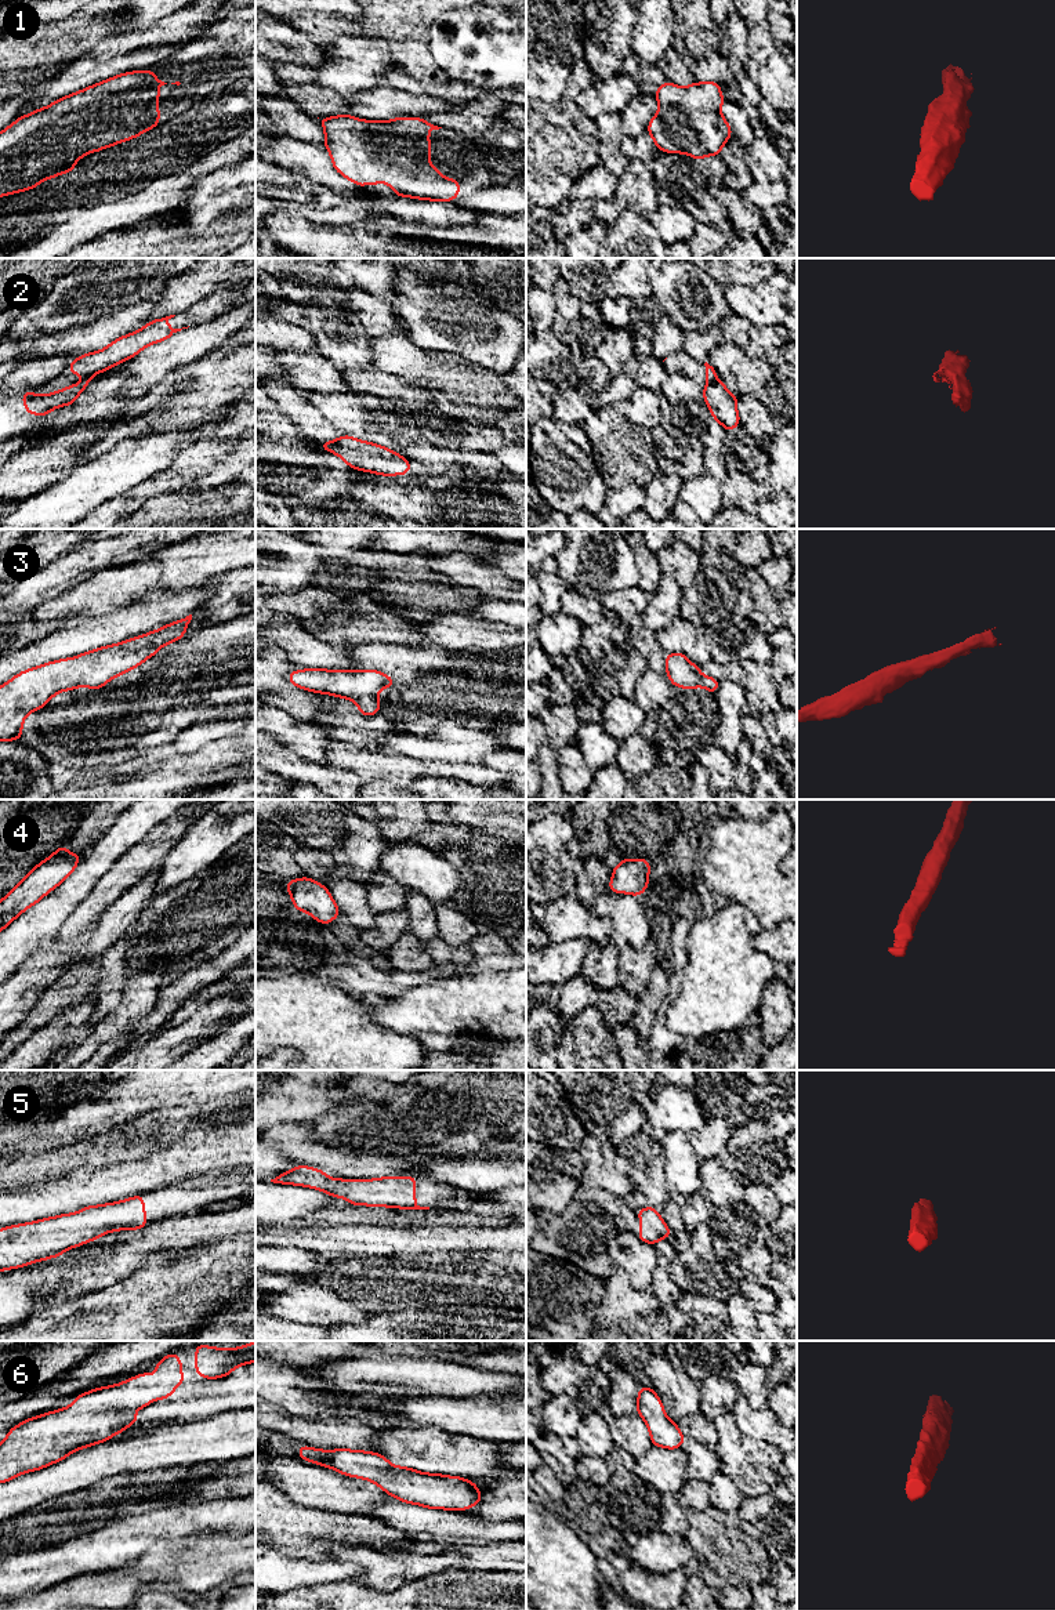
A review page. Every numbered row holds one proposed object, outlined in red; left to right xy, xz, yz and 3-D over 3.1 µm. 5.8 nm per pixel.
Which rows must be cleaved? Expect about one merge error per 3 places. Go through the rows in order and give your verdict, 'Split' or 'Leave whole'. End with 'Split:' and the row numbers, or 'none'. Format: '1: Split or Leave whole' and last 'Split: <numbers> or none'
1: Leave whole
2: Split
3: Leave whole
4: Leave whole
5: Leave whole
6: Leave whole
Split: 2

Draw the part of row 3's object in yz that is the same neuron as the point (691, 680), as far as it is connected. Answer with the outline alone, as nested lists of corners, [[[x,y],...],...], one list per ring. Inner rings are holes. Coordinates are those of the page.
[[[681,652],[666,654],[666,674],[674,686],[682,689],[695,689],[703,686],[710,693],[715,693],[719,682],[718,679],[700,674],[700,667],[692,664]]]

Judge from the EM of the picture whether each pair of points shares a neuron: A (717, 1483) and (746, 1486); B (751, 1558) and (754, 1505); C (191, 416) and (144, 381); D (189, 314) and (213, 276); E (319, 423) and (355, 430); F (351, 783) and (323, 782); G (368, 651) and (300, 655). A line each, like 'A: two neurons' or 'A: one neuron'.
A: two neurons
B: two neurons
C: two neurons
D: two neurons
E: two neurons
F: one neuron
G: two neurons

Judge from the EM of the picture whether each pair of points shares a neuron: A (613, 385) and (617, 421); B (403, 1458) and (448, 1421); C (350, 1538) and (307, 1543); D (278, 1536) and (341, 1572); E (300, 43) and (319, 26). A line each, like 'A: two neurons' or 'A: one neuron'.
A: two neurons
B: two neurons
C: one neuron
D: two neurons
E: two neurons

